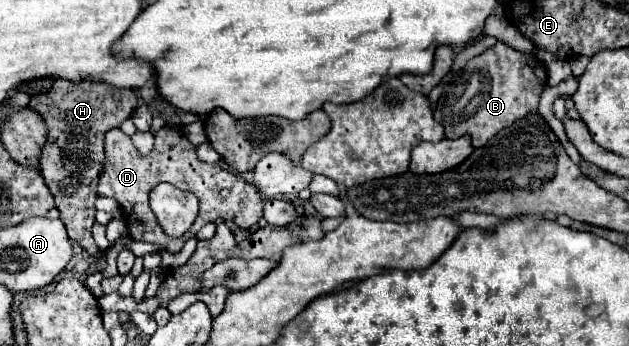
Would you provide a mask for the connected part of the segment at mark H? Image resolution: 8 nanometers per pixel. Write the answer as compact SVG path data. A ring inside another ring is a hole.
M56 79L52 89L44 95L34 95L28 103L30 109L42 115L48 125L48 141L42 151L42 177L56 199L56 209L60 211L60 221L64 223L68 237L84 247L92 257L100 253L92 239L92 225L96 213L96 187L104 165L104 135L106 131L120 127L136 109L136 95L132 89L114 89L110 85L96 81L64 81Z

